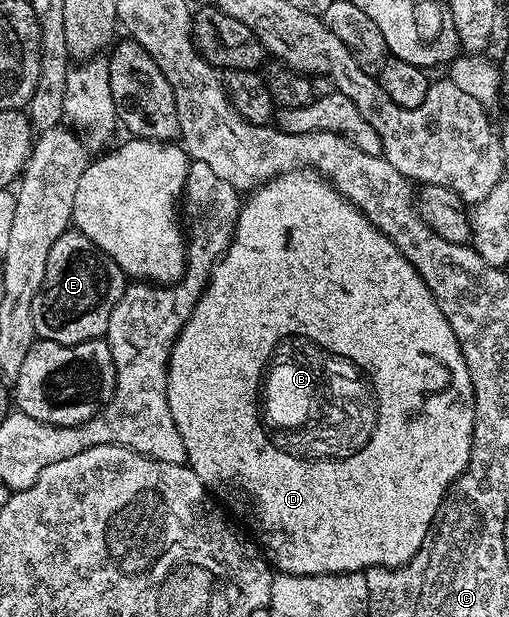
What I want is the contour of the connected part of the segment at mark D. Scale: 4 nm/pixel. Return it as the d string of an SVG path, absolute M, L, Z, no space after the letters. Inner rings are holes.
M312 168L285 172L261 187L252 189L244 197L241 213L237 215L233 241L226 248L225 255L213 265L205 293L199 298L191 318L173 344L169 370L165 374L165 397L171 418L183 438L187 467L196 474L199 482L203 482L207 491L248 529L252 539L263 549L270 565L286 576L343 576L346 572L364 572L366 568L401 568L411 562L419 546L423 546L423 538L427 538L431 517L445 501L445 495L453 483L465 473L471 458L475 394L453 324L447 322L427 282L419 278L415 266L403 258L395 242L391 242L391 238L378 230L361 213L360 208L339 194L337 188ZM265 352L345 352L345 356L341 356L341 368L329 368L329 372L337 372L337 376L341 376L341 384L337 384L333 400L325 400L325 404L329 404L329 416L325 416L325 420L333 420L333 412L349 416L345 452L341 452L337 460L296 460L281 456L281 452L277 452L277 448L265 440Z

